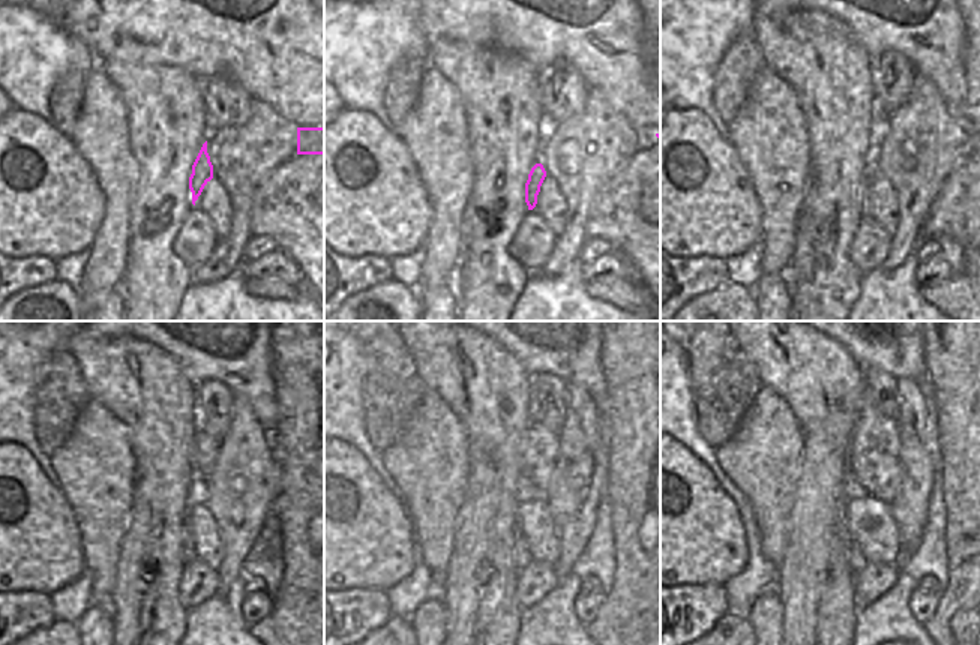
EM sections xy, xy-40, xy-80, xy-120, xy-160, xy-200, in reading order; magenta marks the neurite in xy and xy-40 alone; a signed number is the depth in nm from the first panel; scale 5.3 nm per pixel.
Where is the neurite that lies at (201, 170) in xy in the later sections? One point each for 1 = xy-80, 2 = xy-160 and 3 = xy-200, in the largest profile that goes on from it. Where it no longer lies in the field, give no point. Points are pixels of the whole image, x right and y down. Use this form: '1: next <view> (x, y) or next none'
1: next xy-80 (865, 188)
2: next xy-160 (521, 554)
3: next xy-200 (857, 561)

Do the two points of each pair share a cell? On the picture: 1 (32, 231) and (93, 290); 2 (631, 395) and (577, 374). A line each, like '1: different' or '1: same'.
1: different
2: different

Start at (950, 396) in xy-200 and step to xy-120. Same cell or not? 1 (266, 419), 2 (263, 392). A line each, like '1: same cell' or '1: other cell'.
1: other cell
2: other cell

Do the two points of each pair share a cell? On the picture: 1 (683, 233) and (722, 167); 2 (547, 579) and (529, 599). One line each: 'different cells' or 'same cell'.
1: same cell
2: same cell

